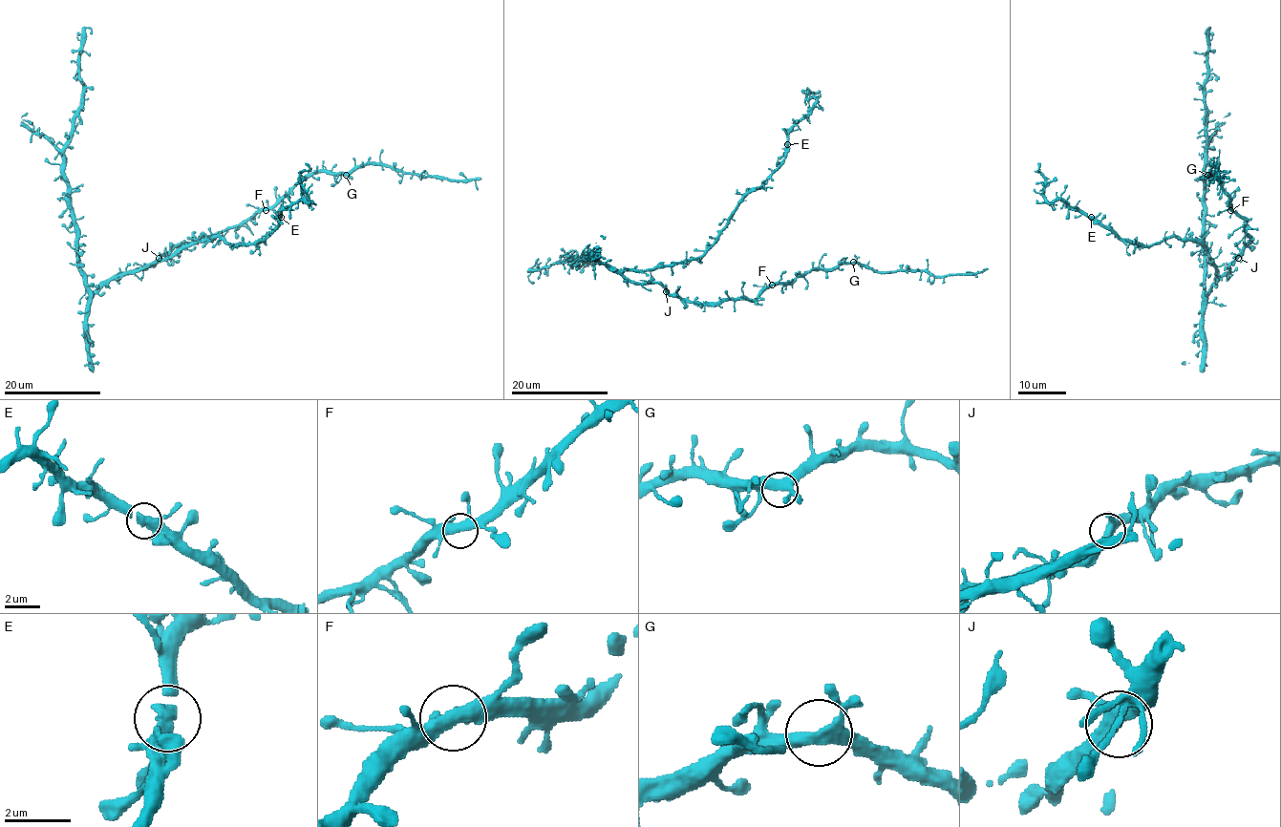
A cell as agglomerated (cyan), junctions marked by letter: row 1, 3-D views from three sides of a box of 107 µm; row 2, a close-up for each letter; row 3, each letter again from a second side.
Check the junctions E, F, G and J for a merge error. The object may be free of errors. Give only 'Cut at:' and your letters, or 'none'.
Cut at: none

